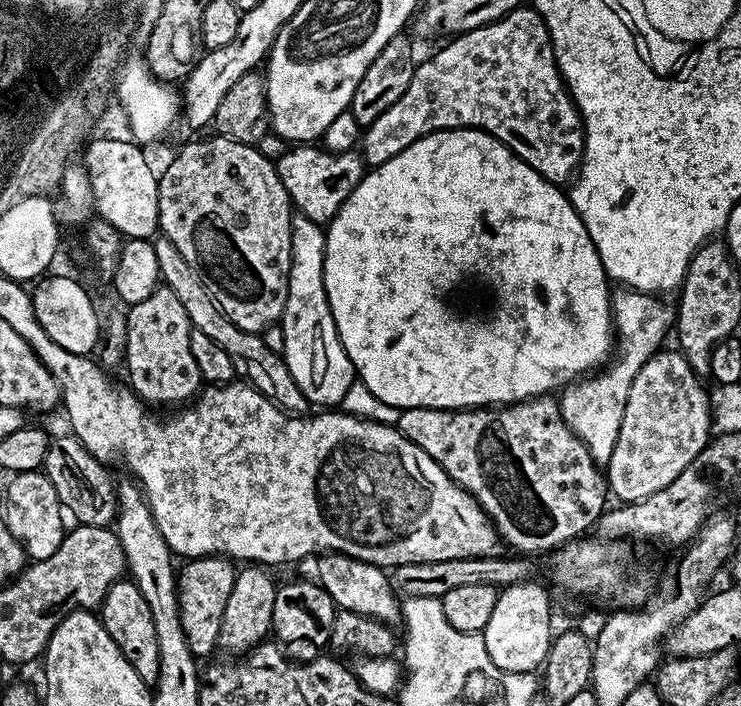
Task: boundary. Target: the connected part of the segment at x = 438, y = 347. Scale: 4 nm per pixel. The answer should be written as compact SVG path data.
M450 128L446 132L431 132L422 138L418 138L410 146L406 146L406 150L394 154L394 158L390 158L390 162L382 162L382 166L365 171L362 182L358 182L358 186L350 194L350 198L346 198L346 202L340 207L331 224L327 225L324 237L324 281L326 282L326 298L330 302L330 310L342 346L346 350L353 368L356 369L357 377L369 388L370 394L376 396L381 403L401 410L406 408L450 408L459 410L461 408L507 406L518 404L520 401L533 396L555 393L557 390L573 383L577 378L599 369L609 359L614 348L610 281L604 273L604 267L594 242L590 242L590 234L586 234L586 226L582 226L582 218L578 218L571 199L565 193L563 196L560 192L563 191L557 185L550 183L546 178L542 178L542 174L534 171L525 160L519 160L502 141L495 140L489 132L479 128Z

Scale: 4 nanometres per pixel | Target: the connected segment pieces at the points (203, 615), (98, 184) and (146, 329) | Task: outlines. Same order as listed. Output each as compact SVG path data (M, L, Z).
M198 556L187 561L184 569L178 572L178 595L180 598L180 621L182 630L188 639L190 650L198 658L217 651L222 630L222 614L226 611L226 602L230 599L230 590L234 590L234 578L238 568L229 557Z
M96 138L82 157L91 181L95 213L99 219L110 222L125 239L151 239L159 231L159 177L142 151L141 145L128 138Z
M158 286L154 294L150 294L150 298L131 305L126 315L128 329L124 364L128 368L127 383L132 391L148 406L180 406L191 401L201 391L202 381L198 362L194 362L194 354L190 354L190 334L193 327L174 290Z

